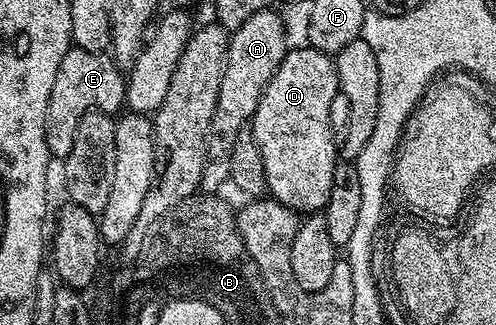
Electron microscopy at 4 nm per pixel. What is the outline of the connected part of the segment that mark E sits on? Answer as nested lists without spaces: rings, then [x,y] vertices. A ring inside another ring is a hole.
[[[78,48],[68,50],[65,60],[61,60],[61,68],[57,68],[57,80],[53,80],[53,92],[49,96],[45,132],[48,155],[52,159],[67,159],[69,152],[73,152],[73,139],[77,136],[77,124],[81,116],[90,110],[118,115],[124,109],[126,100],[127,80],[124,71],[110,53],[98,54]]]

